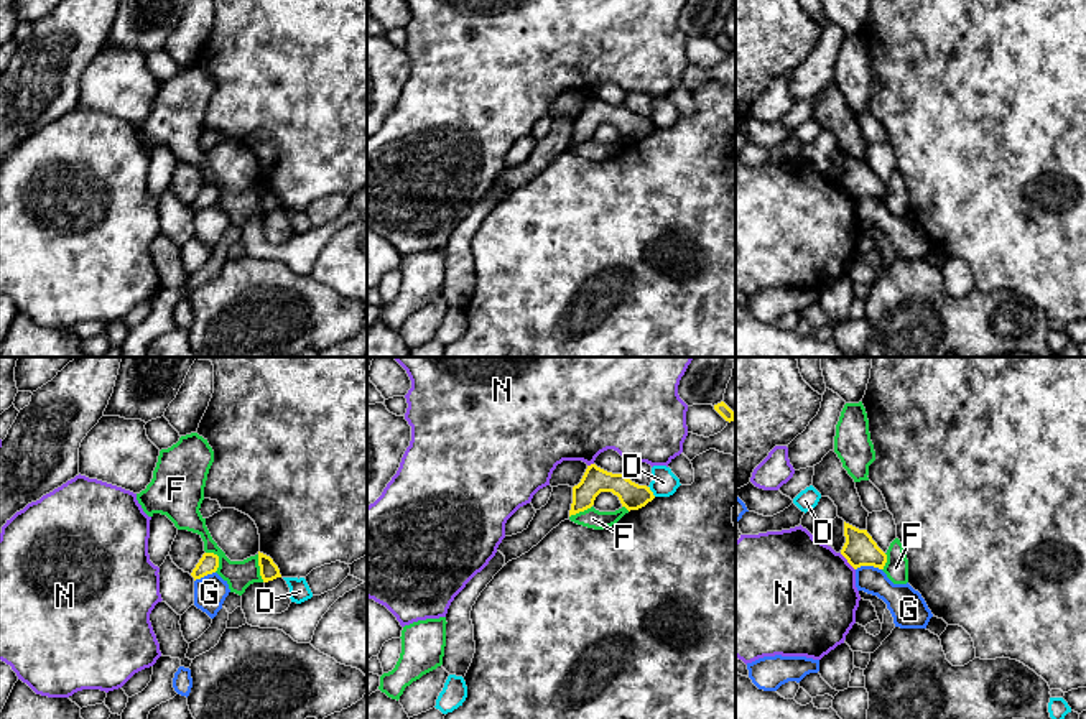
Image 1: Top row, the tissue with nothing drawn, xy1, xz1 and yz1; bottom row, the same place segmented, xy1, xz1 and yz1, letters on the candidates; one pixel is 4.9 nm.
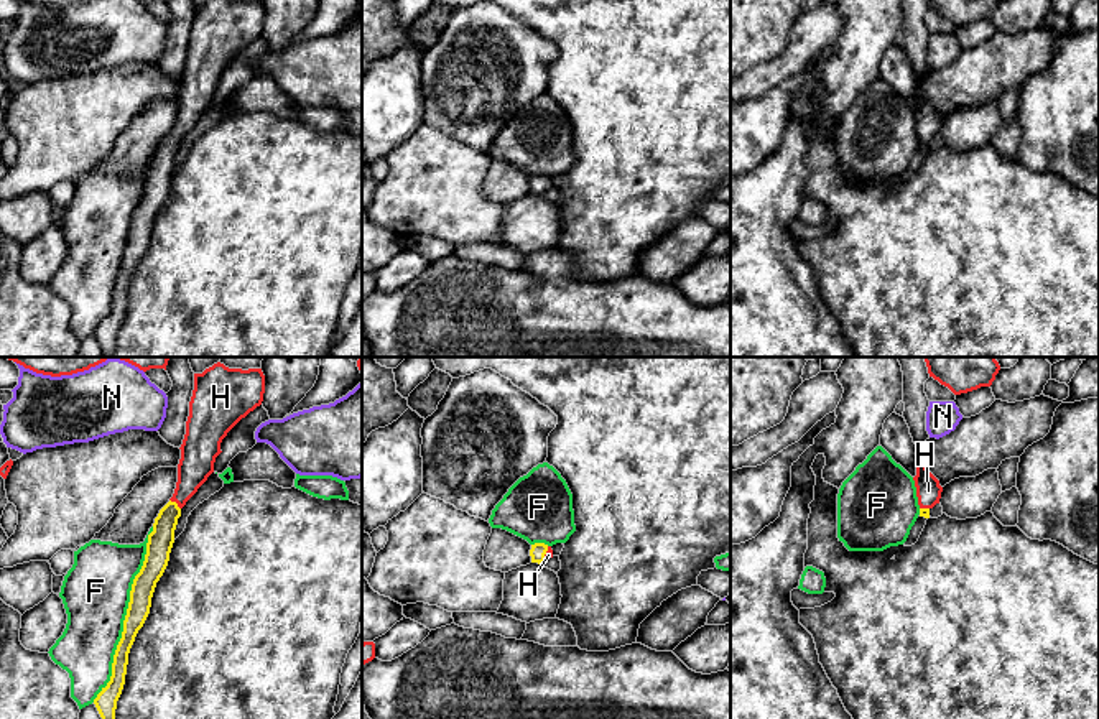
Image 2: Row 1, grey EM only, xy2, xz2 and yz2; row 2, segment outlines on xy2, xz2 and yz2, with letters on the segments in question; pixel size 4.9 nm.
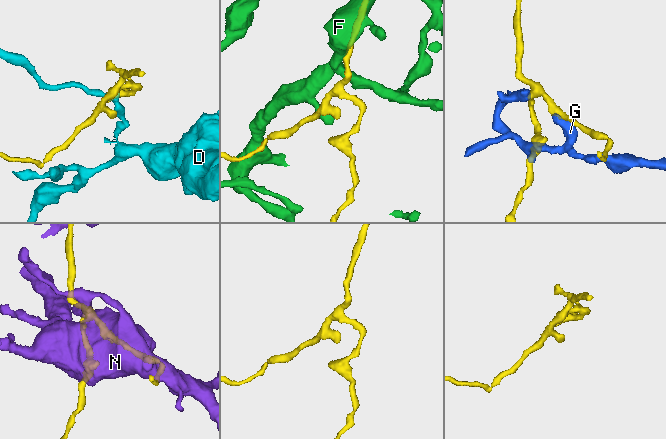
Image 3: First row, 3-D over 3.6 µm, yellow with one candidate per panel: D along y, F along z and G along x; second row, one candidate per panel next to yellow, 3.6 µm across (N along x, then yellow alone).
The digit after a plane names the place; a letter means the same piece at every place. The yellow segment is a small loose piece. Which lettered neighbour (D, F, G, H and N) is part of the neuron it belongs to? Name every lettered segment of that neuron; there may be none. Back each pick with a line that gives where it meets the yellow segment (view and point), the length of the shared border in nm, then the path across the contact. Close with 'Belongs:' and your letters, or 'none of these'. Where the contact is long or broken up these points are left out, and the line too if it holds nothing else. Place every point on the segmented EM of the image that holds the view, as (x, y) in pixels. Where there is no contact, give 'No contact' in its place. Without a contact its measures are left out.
H: Touches yellow at xy2 (176, 504). Shared border 80 nm. Path across: xy2 (160, 542), (165, 522), (176, 504), (196, 464)
Belongs: H

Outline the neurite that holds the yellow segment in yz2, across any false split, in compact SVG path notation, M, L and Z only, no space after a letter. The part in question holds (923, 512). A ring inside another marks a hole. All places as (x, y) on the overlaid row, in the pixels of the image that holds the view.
M918 448L918 459L916 459L916 475L913 477L916 487L916 497L920 505L920 517L930 518L930 510L939 503L943 487L939 480L926 469L923 461L920 459Z

